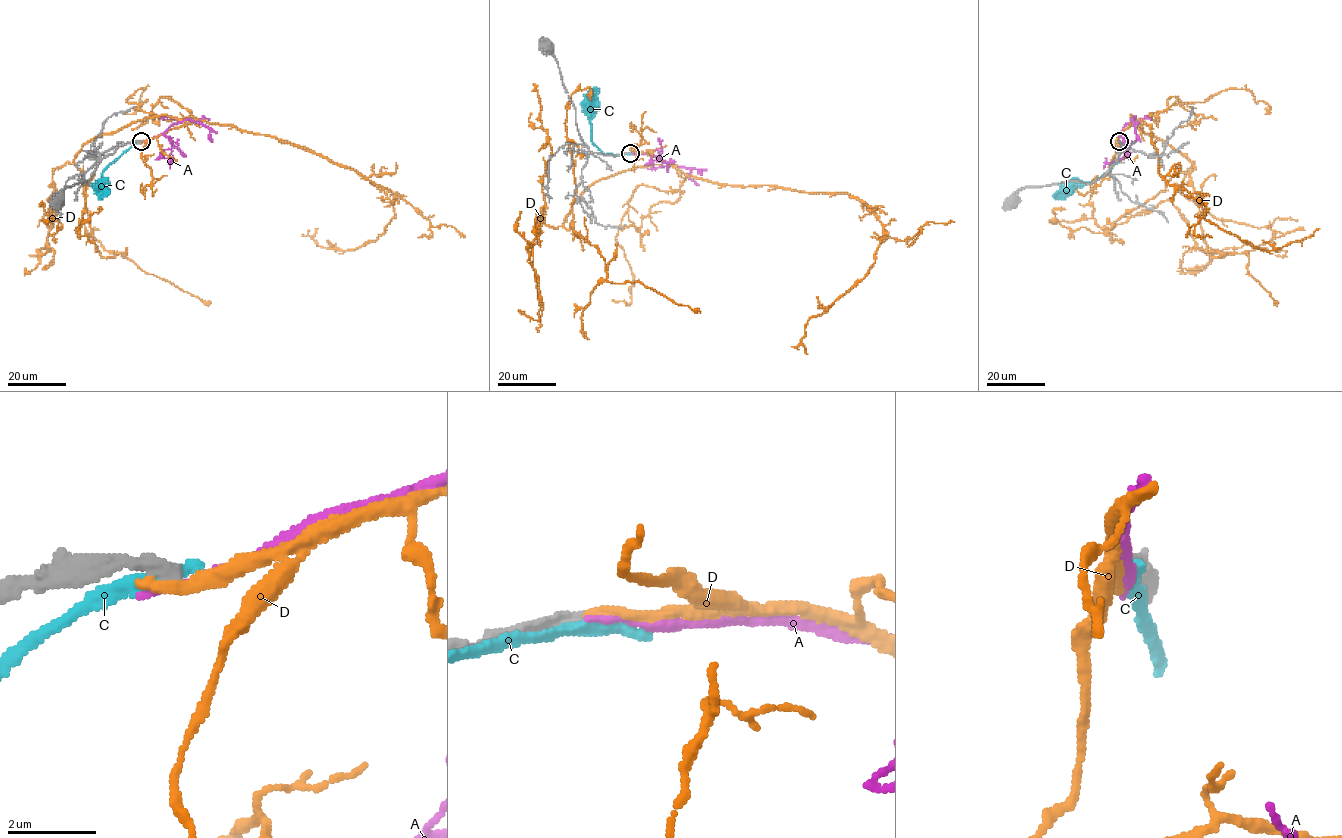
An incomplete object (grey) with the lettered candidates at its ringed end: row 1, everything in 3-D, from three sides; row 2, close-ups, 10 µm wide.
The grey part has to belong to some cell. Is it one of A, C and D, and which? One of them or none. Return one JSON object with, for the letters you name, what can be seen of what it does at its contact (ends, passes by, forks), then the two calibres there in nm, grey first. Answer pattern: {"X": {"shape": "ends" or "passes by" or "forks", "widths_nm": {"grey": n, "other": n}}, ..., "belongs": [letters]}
{"belongs": []}

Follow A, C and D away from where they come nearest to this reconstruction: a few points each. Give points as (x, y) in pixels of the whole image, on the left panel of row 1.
A: (141, 142), (162, 135), (180, 122), (193, 120), (210, 130), (212, 141)
C: (140, 141), (124, 150), (102, 171), (100, 187)
D: (139, 141), (194, 120), (228, 124), (304, 146), (393, 195), (385, 231), (357, 248), (320, 246), (318, 228)

